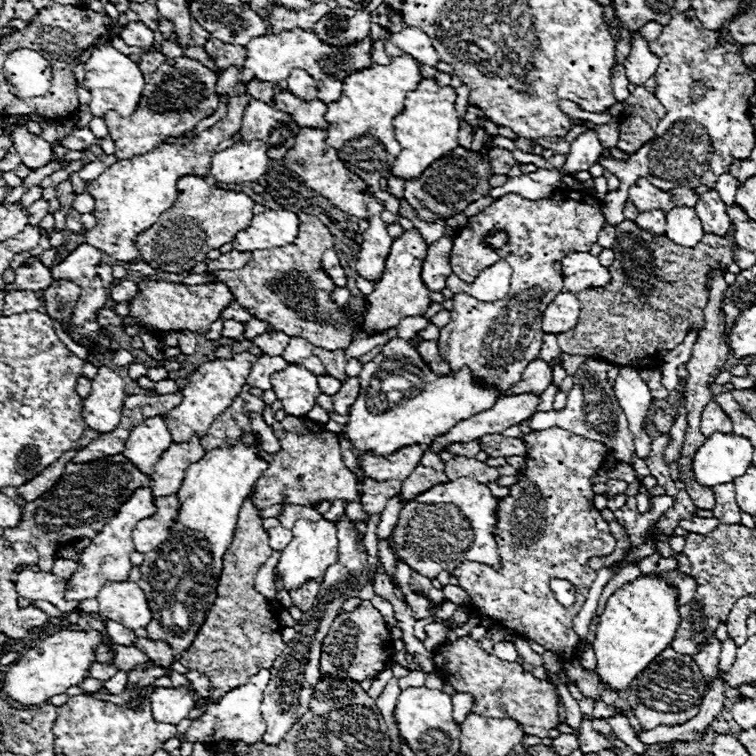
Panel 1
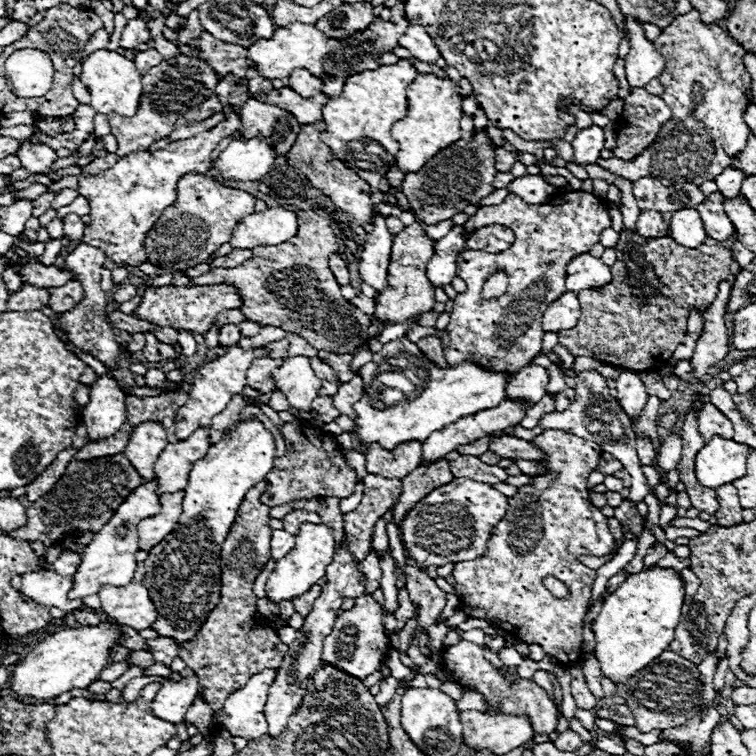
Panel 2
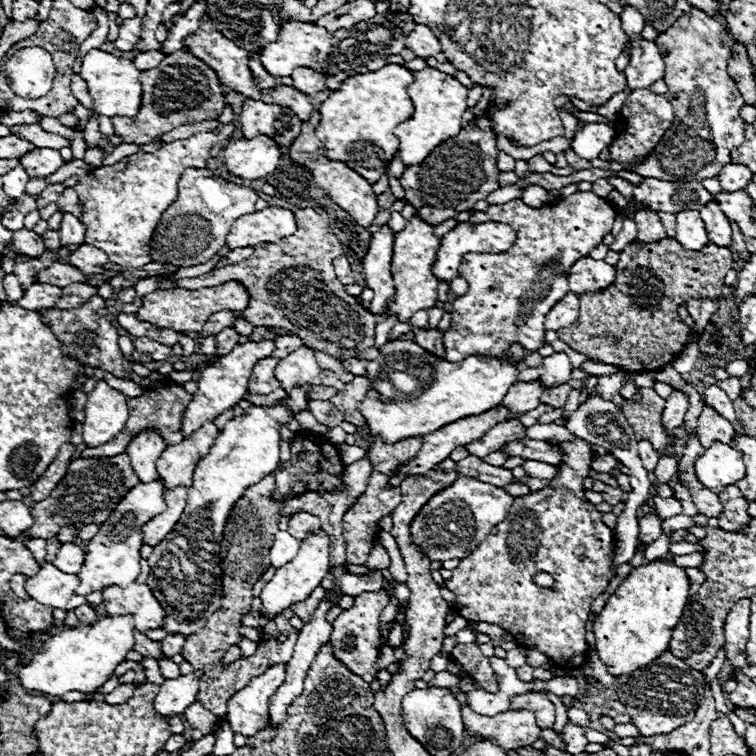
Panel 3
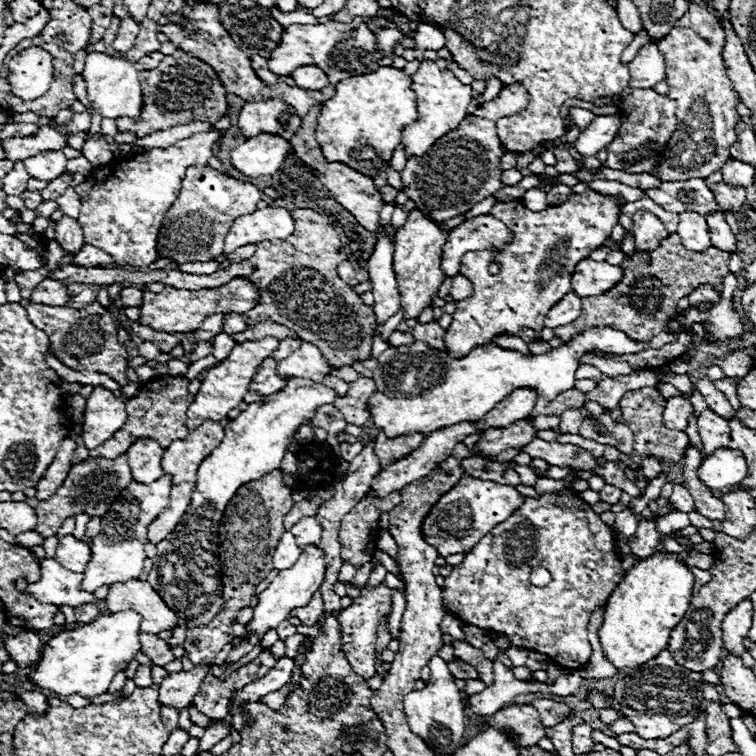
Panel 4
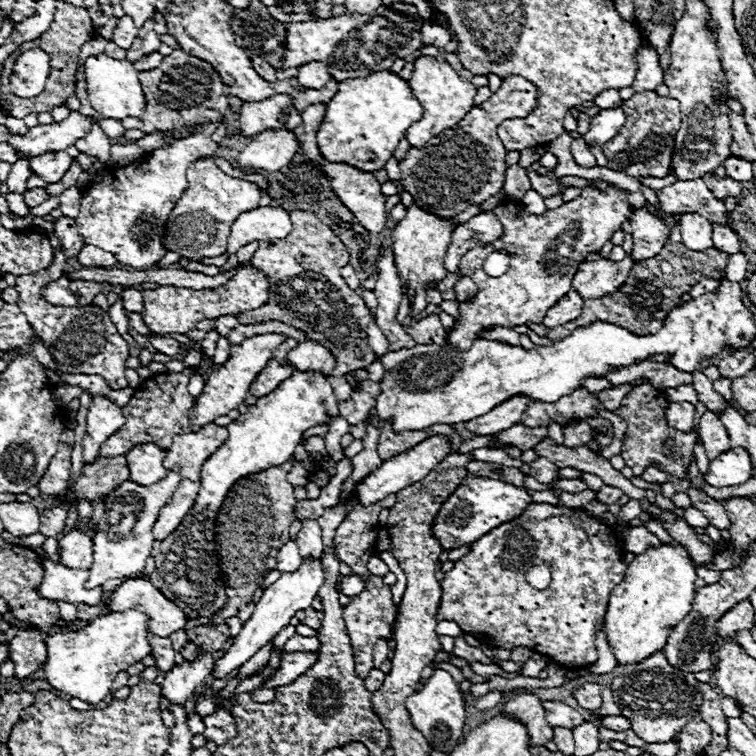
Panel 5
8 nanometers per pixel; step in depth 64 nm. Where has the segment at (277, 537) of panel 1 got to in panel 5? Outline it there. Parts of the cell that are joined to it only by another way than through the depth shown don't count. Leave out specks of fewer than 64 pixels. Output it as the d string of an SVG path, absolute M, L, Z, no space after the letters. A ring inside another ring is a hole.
M288 540L282 548L280 548L280 552L278 552L278 556L276 556L276 568L280 570L280 572L294 572L298 566L300 566L300 552L298 552L298 546L296 546L296 542L294 540Z

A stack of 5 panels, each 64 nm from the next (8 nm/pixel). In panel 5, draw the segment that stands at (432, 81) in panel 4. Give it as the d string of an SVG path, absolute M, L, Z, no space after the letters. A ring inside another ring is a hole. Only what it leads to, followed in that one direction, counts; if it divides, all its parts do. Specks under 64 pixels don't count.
M420 56L414 60L414 74L408 82L412 84L412 92L416 100L420 100L424 108L422 118L416 124L412 124L412 128L408 128L408 132L404 134L412 148L424 148L424 144L430 138L444 132L446 128L454 128L464 118L464 114L468 114L468 110L474 106L474 96L478 92L472 82L460 80L460 76L450 64L446 62L440 64L432 56Z

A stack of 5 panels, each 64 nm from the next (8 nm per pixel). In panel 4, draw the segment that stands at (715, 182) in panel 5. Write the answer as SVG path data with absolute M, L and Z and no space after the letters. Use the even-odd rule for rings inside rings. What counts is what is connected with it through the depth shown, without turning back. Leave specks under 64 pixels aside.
M720 182L716 186L712 186L714 192L714 200L718 202L720 210L726 212L734 212L734 214L742 214L746 208L746 190L744 188L728 188L728 184Z

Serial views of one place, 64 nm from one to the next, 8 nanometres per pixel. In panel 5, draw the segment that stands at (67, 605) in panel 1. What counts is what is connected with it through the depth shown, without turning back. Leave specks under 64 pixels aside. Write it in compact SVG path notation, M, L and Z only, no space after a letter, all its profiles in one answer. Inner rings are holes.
M42 560L44 578L38 588L38 594L46 600L70 602L70 604L100 604L102 588L84 588L84 580L88 580L86 570L72 570L52 560Z

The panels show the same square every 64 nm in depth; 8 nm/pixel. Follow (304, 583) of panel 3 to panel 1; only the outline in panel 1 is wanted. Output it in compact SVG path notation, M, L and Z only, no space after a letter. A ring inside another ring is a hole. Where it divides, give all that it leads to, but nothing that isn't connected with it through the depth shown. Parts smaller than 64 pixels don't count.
M324 516L316 522L296 520L296 524L292 528L292 534L294 534L292 542L288 544L288 548L284 548L284 552L278 560L278 566L276 566L276 572L284 578L286 590L298 588L300 584L304 584L310 578L324 576L326 568L338 560L338 538L336 538L338 528L336 528L334 522L326 520Z

